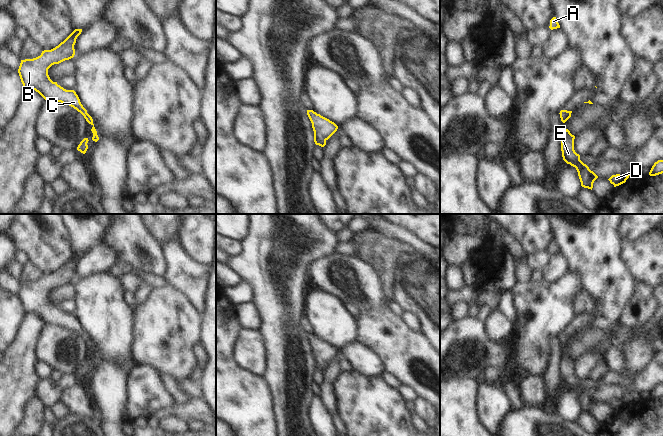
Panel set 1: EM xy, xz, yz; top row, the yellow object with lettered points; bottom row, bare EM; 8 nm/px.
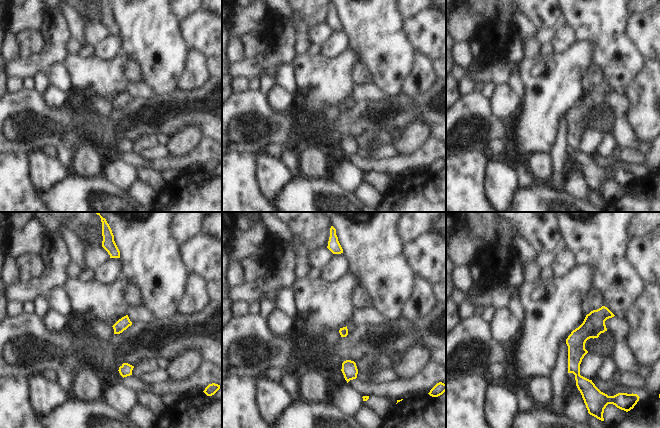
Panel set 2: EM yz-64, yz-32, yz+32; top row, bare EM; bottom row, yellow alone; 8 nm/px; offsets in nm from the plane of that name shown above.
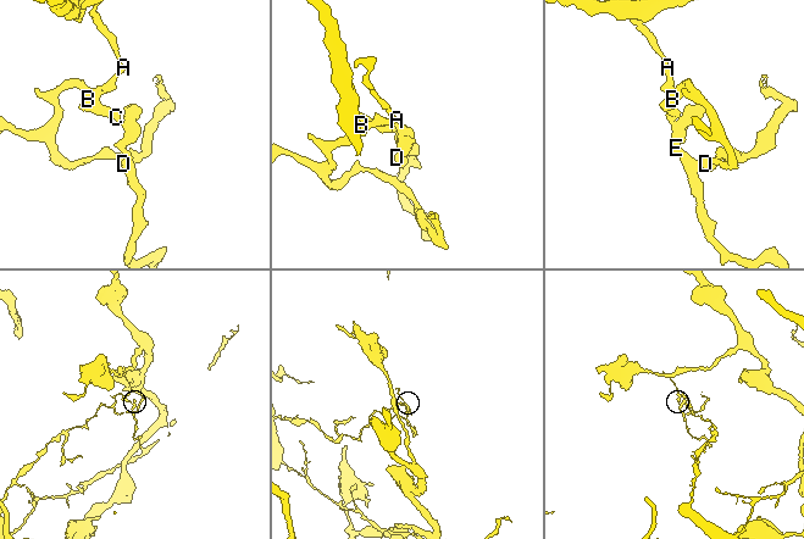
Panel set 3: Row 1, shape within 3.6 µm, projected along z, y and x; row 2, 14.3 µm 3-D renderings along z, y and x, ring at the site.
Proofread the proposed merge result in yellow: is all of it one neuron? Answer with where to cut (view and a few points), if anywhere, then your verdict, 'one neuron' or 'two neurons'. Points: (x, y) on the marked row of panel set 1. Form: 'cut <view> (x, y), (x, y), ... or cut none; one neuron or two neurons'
cut none; one neuron

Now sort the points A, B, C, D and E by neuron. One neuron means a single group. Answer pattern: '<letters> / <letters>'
A B C D E

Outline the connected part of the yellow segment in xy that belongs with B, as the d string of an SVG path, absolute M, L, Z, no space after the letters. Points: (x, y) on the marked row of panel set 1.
M75 29L55 48L42 51L41 55L36 58L21 60L18 73L25 90L35 90L45 100L67 104L80 112L86 121L93 126L91 129L93 133L92 140L97 142L99 137L93 119L81 104L76 92L64 89L57 82L53 82L48 75L48 69L52 65L74 57L74 45L81 32L82 29Z

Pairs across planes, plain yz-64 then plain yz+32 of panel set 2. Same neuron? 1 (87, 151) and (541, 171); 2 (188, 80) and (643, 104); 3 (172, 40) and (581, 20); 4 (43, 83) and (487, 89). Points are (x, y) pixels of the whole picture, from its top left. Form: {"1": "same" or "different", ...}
{"1": "same", "2": "same", "3": "same", "4": "same"}

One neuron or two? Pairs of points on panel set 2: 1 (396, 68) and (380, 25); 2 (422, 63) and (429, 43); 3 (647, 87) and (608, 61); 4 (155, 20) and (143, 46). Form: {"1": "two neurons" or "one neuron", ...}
{"1": "one neuron", "2": "two neurons", "3": "two neurons", "4": "one neuron"}

